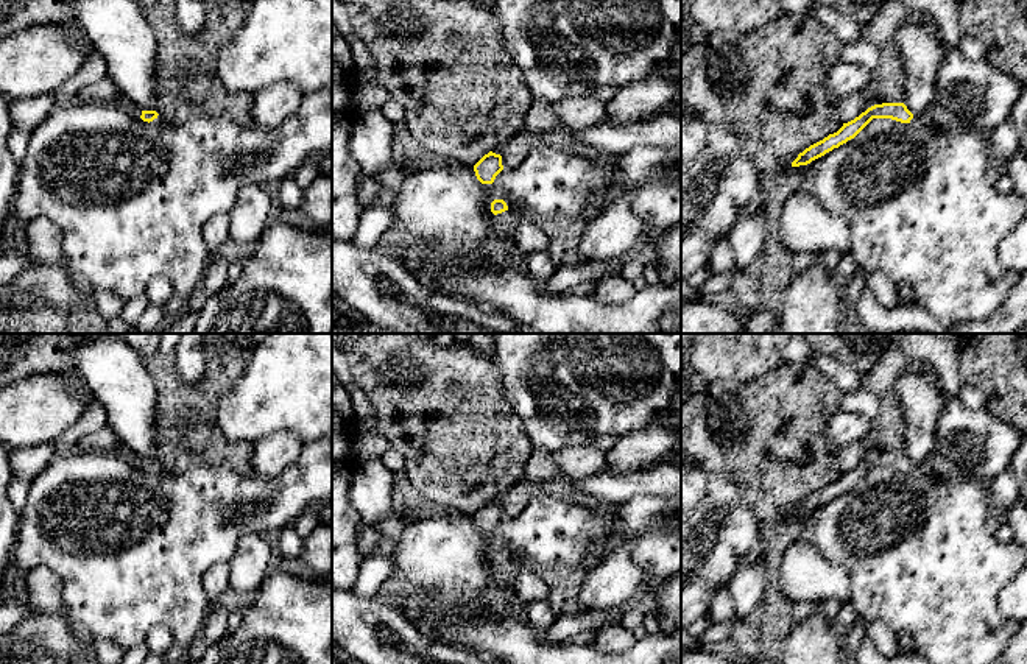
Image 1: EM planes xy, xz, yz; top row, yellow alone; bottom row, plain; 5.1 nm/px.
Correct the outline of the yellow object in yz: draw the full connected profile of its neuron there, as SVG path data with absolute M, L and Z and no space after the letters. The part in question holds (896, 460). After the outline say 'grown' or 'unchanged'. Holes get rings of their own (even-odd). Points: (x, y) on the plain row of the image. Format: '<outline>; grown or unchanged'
M904 452L874 454L854 469L843 472L843 475L837 482L829 483L823 489L810 494L803 502L799 502L798 507L792 511L792 516L807 514L812 510L832 500L834 497L838 497L840 494L854 488L873 468L891 468L901 472L912 472L926 479L938 479L930 471L913 464Z; grown

